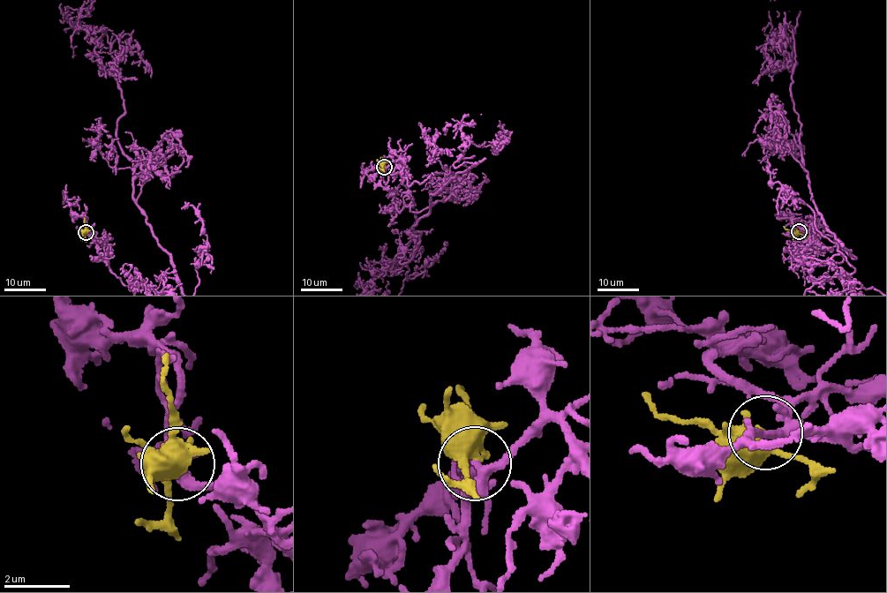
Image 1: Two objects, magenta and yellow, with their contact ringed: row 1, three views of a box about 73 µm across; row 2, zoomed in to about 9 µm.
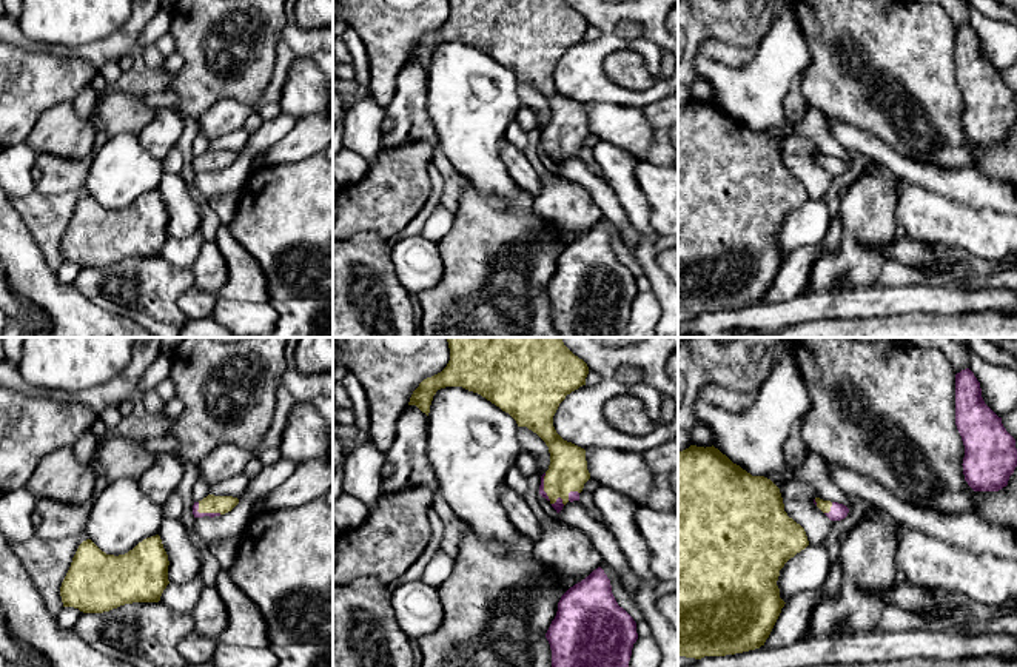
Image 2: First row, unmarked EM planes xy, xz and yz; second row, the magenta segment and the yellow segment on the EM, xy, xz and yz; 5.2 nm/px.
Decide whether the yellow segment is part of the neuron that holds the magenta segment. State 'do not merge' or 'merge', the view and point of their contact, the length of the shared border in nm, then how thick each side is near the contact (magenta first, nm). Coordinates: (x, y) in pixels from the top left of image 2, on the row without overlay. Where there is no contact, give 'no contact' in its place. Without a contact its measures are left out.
merge; contact xy (205, 168); length 140 nm; calibres 40 and 100 nm

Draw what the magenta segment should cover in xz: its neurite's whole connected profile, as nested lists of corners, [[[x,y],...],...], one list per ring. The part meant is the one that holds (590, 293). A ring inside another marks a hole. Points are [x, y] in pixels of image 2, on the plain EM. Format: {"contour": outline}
{"contour": [[[598,222],[561,251],[545,293],[561,337],[626,337],[638,288]]]}

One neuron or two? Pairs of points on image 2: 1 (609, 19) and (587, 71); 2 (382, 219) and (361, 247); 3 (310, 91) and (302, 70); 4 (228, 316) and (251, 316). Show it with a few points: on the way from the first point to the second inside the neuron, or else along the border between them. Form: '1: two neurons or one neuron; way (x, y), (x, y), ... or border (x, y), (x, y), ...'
1: one neuron; way (607, 31), (607, 40), (589, 59)
2: two neurons; border (385, 237), (370, 231), (359, 231), (349, 239)
3: one neuron; way (307, 87), (304, 74)
4: one neuron; way (234, 316), (245, 316)

